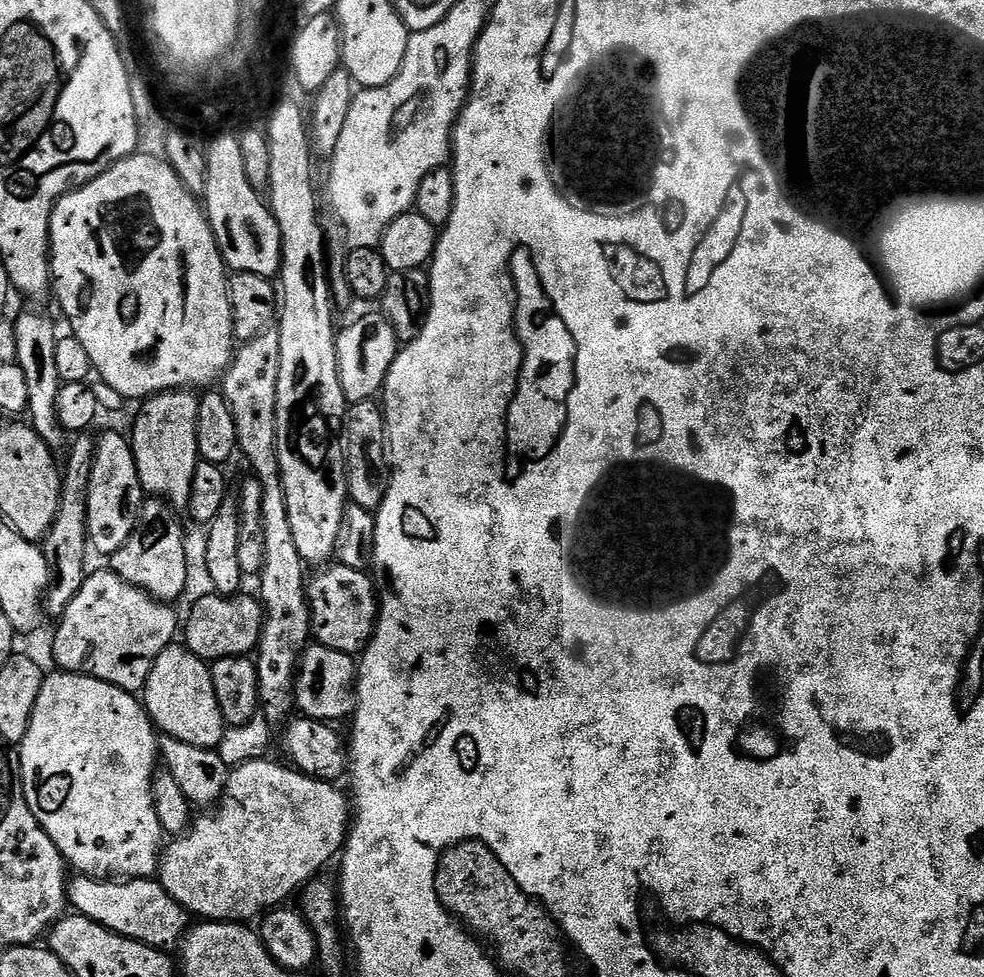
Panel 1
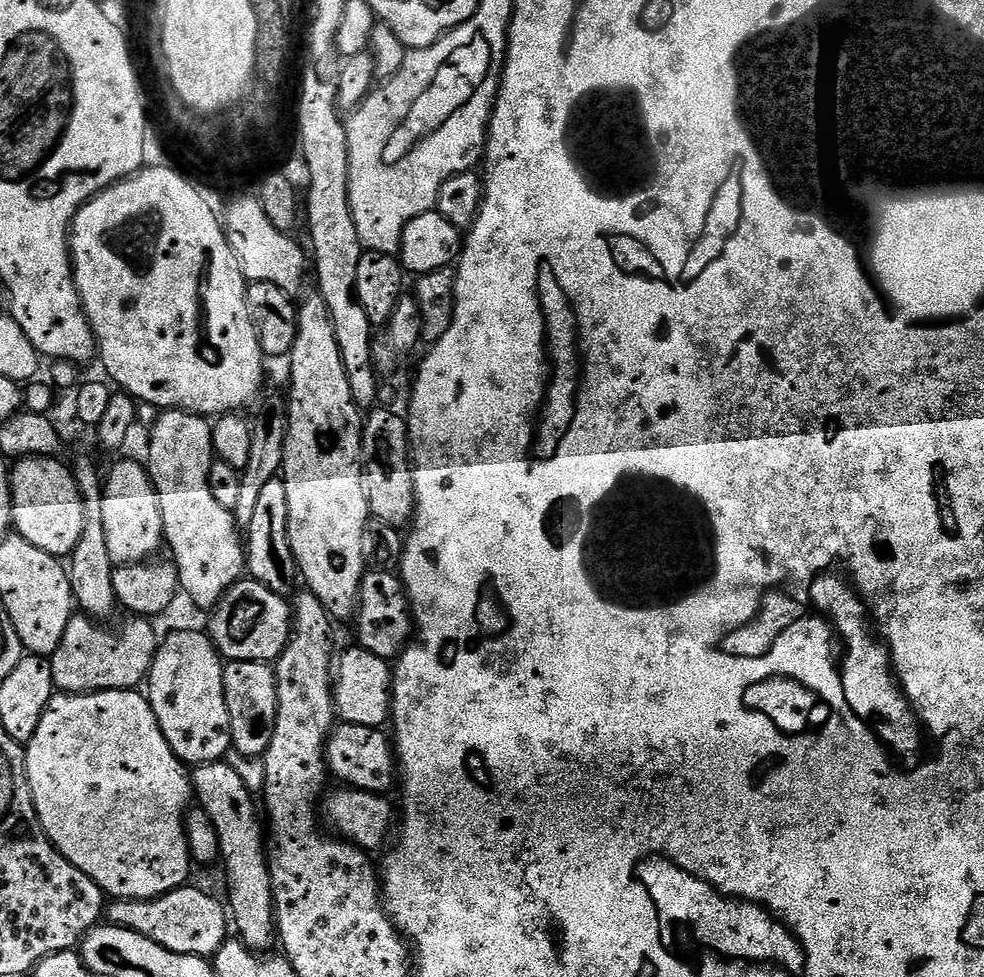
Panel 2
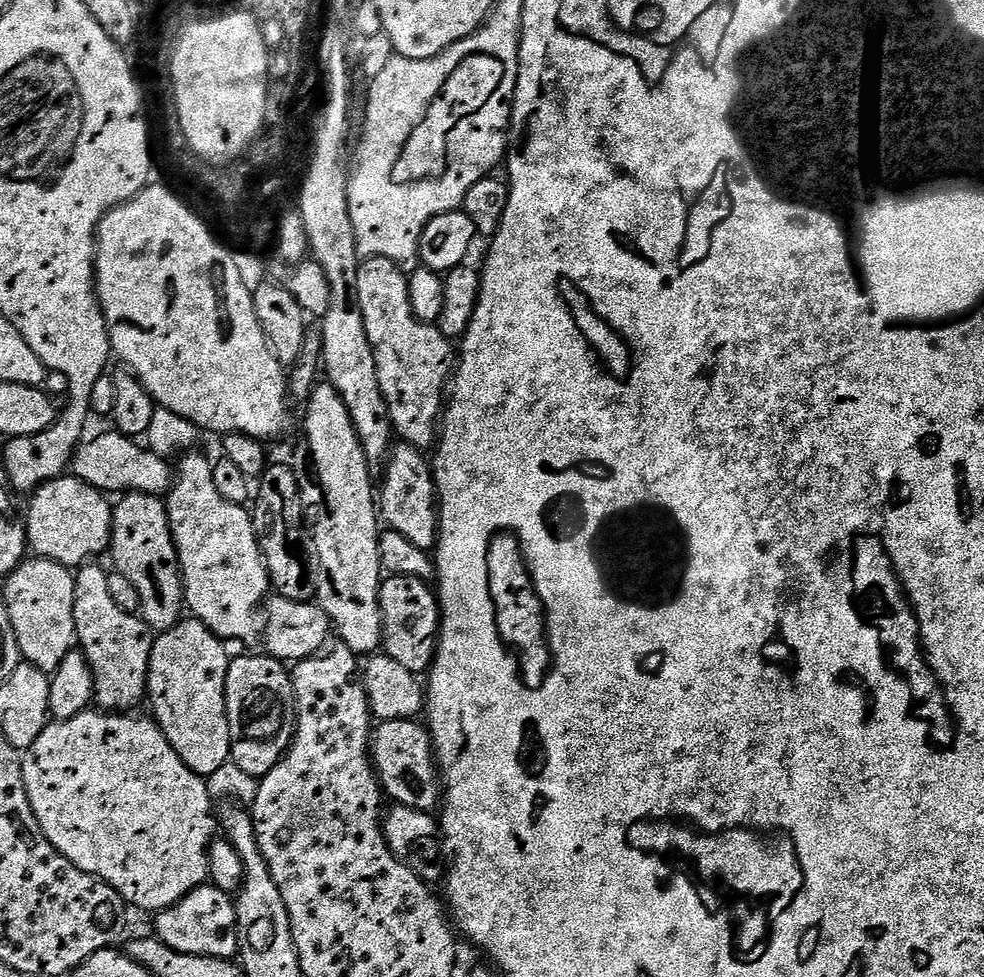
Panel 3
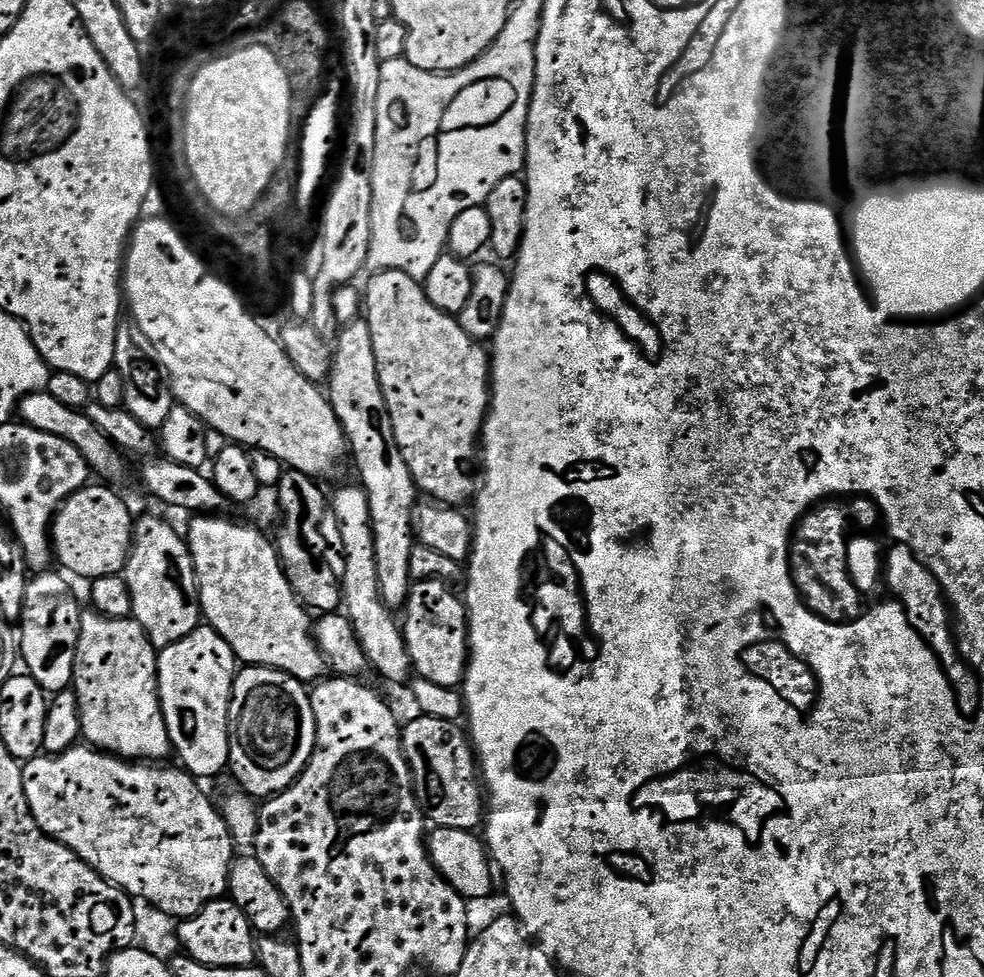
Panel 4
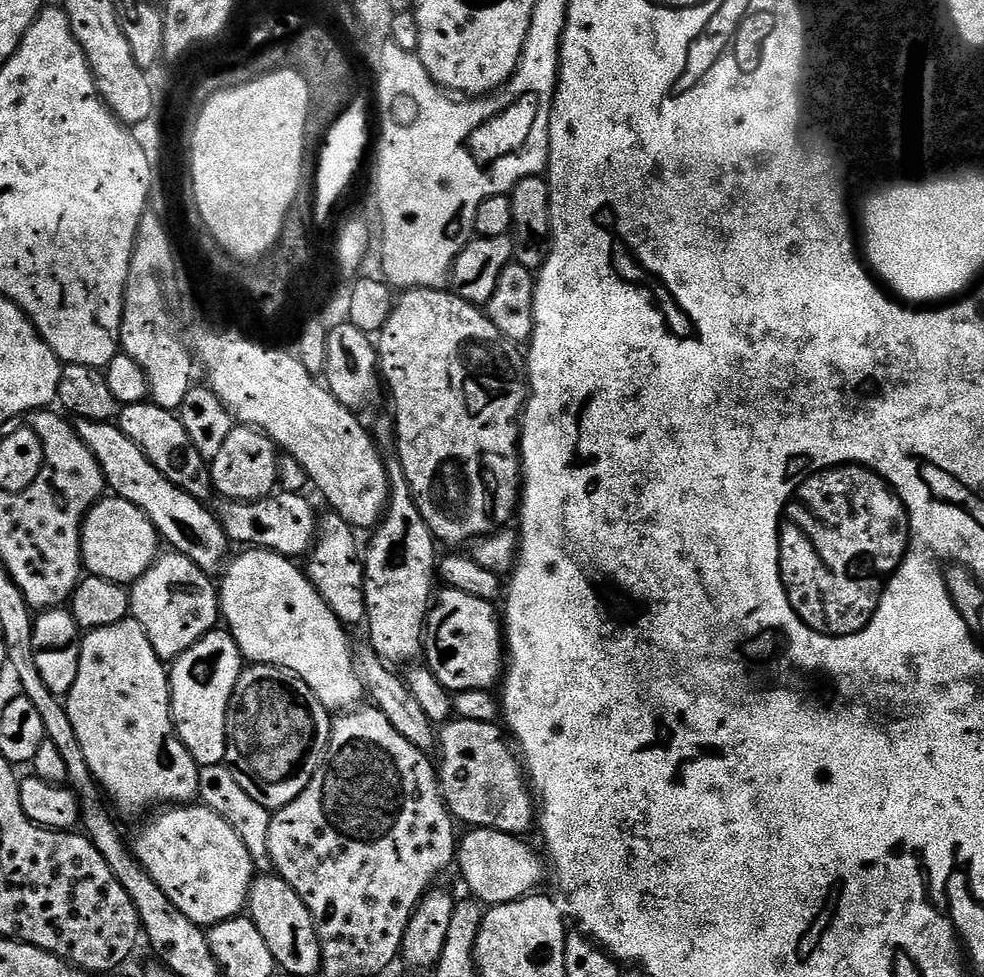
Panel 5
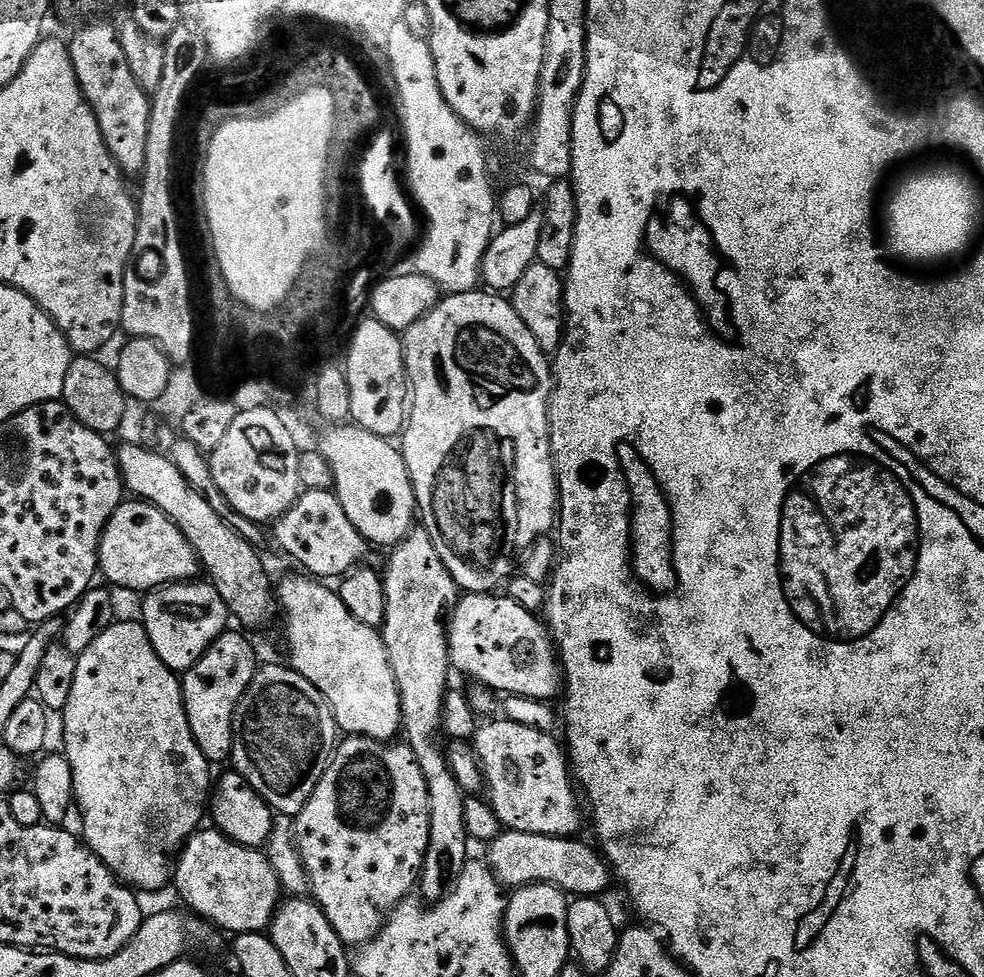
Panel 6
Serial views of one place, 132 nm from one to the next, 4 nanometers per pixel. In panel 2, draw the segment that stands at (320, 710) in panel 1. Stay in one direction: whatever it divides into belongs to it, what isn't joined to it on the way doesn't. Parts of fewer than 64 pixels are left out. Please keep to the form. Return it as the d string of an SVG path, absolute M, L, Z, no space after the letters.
M351 646L339 653L334 664L336 714L343 723L383 729L392 714L392 673L389 661L370 654L370 650Z

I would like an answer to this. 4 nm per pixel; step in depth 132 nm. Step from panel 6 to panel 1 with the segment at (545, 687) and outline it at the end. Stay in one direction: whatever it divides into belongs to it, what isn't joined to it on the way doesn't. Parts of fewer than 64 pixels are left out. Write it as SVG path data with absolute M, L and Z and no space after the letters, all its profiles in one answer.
M339 562L317 572L320 573L308 580L312 639L330 650L359 657L376 632L376 619L382 607L381 597L376 597L378 589L373 577L368 572L350 570L350 566Z

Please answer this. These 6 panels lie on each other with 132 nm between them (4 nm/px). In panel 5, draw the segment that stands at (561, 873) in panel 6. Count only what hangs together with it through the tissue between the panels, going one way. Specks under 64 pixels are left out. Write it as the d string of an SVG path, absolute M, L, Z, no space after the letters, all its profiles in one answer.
M472 828L465 831L458 844L458 868L468 883L473 897L481 905L491 906L520 900L529 895L544 880L544 864L540 856L527 844L527 839L511 836L493 828Z

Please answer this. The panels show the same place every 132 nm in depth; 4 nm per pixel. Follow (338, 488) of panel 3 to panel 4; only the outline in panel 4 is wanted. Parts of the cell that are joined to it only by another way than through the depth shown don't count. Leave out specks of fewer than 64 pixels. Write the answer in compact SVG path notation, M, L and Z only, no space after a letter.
M340 488L333 496L331 493L330 510L337 523L344 559L341 575L343 609L352 622L371 669L376 670L388 682L406 684L412 676L412 659L406 650L403 631L397 619L395 622L393 618L395 615L380 596L377 564L374 562L372 524L369 518L368 499L363 488Z

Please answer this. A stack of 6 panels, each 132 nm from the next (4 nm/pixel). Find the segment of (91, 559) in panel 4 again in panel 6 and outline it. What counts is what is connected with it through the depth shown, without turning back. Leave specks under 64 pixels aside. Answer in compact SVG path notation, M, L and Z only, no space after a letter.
M139 498L122 502L108 519L104 533L100 535L98 568L102 576L109 580L109 585L117 584L139 594L147 594L166 584L195 581L199 577L196 575L202 572L200 560L190 542L186 542L186 534L182 534L182 530L178 530L178 526L174 526L162 510Z

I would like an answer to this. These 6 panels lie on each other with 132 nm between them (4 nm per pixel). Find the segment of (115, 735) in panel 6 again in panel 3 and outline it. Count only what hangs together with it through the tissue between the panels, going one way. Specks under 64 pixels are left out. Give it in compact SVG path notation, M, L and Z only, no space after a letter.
M89 562L75 573L76 585L74 586L74 626L79 647L88 660L88 665L94 674L94 686L96 687L95 703L101 709L109 712L127 713L136 710L140 703L145 703L148 690L148 667L150 666L150 654L154 633L137 613L127 612L114 602L110 594L109 569L106 570L100 562Z

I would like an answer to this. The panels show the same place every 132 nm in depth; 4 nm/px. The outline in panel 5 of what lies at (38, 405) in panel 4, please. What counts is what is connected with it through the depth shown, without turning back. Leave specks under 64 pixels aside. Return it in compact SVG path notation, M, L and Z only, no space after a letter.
M77 419L74 427L98 462L105 485L126 502L139 506L148 515L150 522L159 532L161 541L169 549L181 552L183 556L190 558L190 562L194 562L194 566L209 574L219 573L225 567L230 556L230 541L222 530L220 519L205 501L196 500L186 490L179 489L168 481L151 464L143 450L115 423L107 420Z

